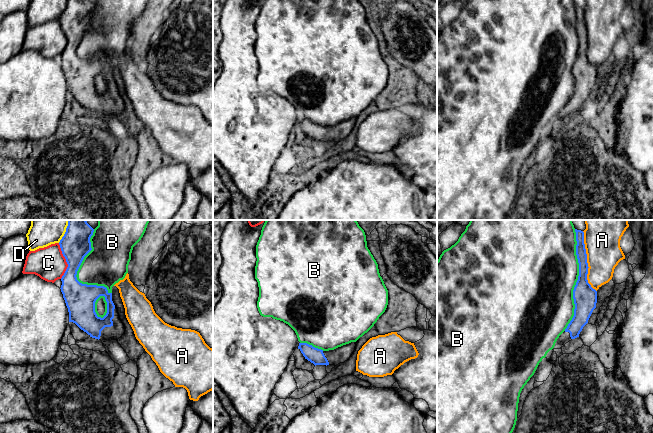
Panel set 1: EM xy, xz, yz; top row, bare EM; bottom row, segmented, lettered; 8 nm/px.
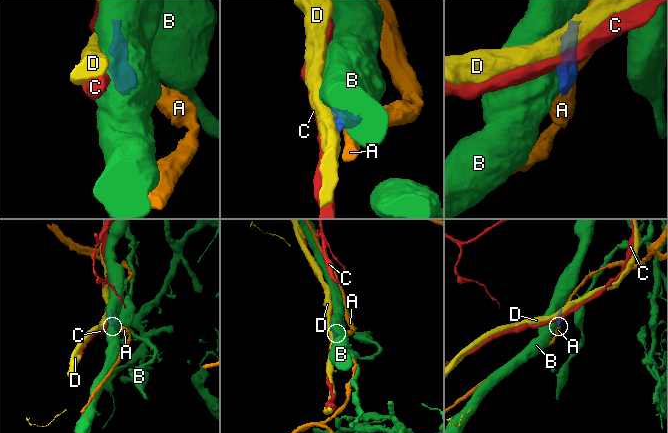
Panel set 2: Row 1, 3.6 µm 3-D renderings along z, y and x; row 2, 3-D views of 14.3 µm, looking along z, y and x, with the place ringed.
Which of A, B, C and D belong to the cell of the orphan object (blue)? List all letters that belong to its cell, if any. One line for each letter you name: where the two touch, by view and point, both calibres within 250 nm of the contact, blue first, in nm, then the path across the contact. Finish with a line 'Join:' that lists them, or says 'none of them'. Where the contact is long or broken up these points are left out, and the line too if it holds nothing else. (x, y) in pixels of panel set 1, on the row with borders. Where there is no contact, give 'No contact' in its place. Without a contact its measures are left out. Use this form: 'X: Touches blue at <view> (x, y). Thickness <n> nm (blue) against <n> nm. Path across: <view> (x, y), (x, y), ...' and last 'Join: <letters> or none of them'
Join: none of them

